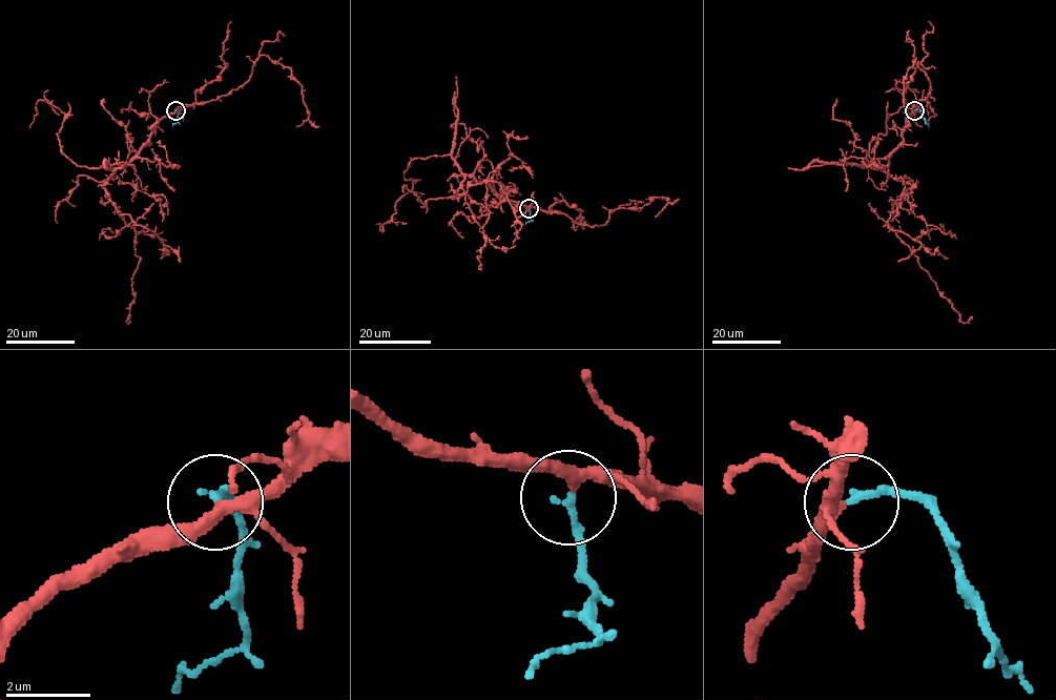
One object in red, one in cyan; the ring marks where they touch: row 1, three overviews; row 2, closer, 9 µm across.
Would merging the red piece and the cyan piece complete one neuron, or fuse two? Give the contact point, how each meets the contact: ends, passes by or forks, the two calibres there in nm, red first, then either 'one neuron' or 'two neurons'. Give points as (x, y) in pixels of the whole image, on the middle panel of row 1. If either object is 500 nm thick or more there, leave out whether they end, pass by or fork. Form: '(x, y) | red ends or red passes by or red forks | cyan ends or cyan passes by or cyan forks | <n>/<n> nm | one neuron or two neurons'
(529, 208) | red forks | cyan ends | 240/190 nm | one neuron

